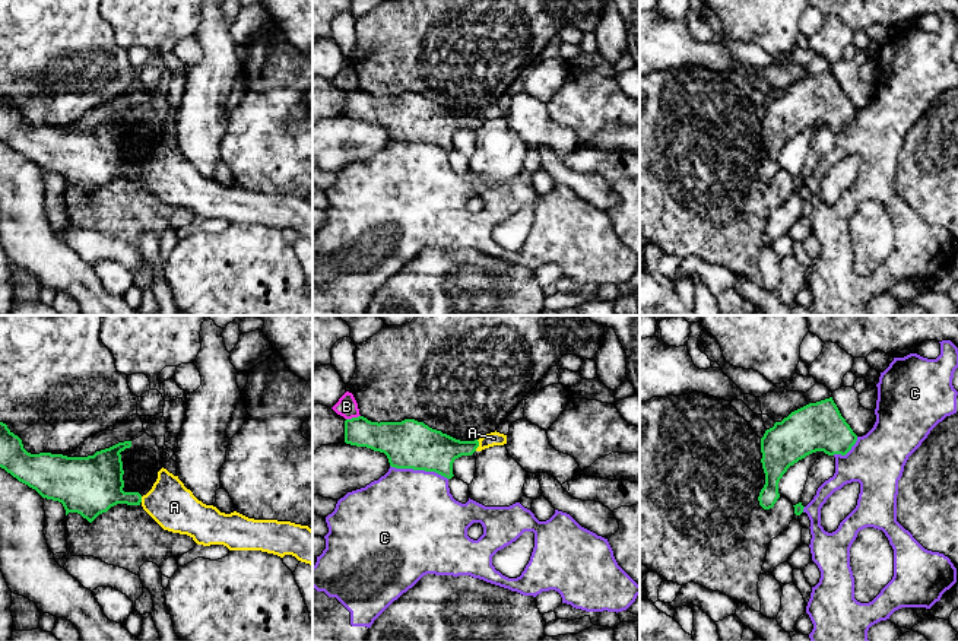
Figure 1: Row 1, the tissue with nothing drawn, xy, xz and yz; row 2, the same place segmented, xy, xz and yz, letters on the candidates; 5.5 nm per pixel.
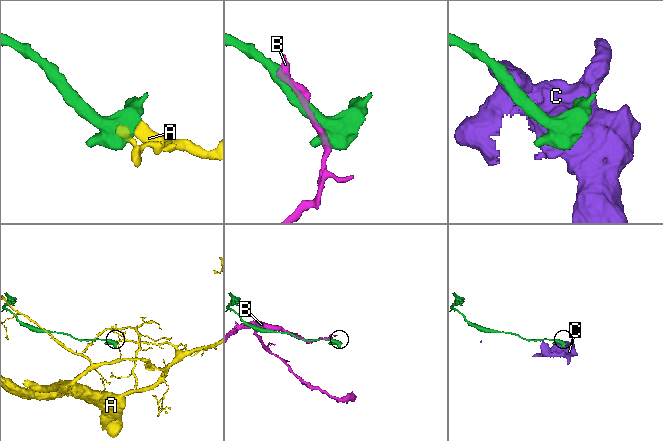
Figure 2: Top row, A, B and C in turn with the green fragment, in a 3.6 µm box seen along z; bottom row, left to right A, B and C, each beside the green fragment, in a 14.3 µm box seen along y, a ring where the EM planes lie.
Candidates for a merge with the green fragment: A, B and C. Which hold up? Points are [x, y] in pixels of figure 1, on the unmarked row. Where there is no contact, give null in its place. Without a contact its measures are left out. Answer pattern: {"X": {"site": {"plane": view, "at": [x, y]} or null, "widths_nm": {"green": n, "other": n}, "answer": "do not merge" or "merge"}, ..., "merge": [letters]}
{"A": {"site": {"plane": "xz", "at": [478, 119]}, "widths_nm": {"green": 220, "other": 80}, "answer": "merge"}, "B": {"site": {"plane": "xz", "at": [352, 91]}, "widths_nm": {"green": 190, "other": 120}, "answer": "do not merge"}, "C": {"site": {"plane": "xz", "at": [419, 142]}, "widths_nm": {"green": 280, "other": 480}, "answer": "do not merge"}, "merge": ["A"]}

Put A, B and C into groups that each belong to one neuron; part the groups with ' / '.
A / B / C

